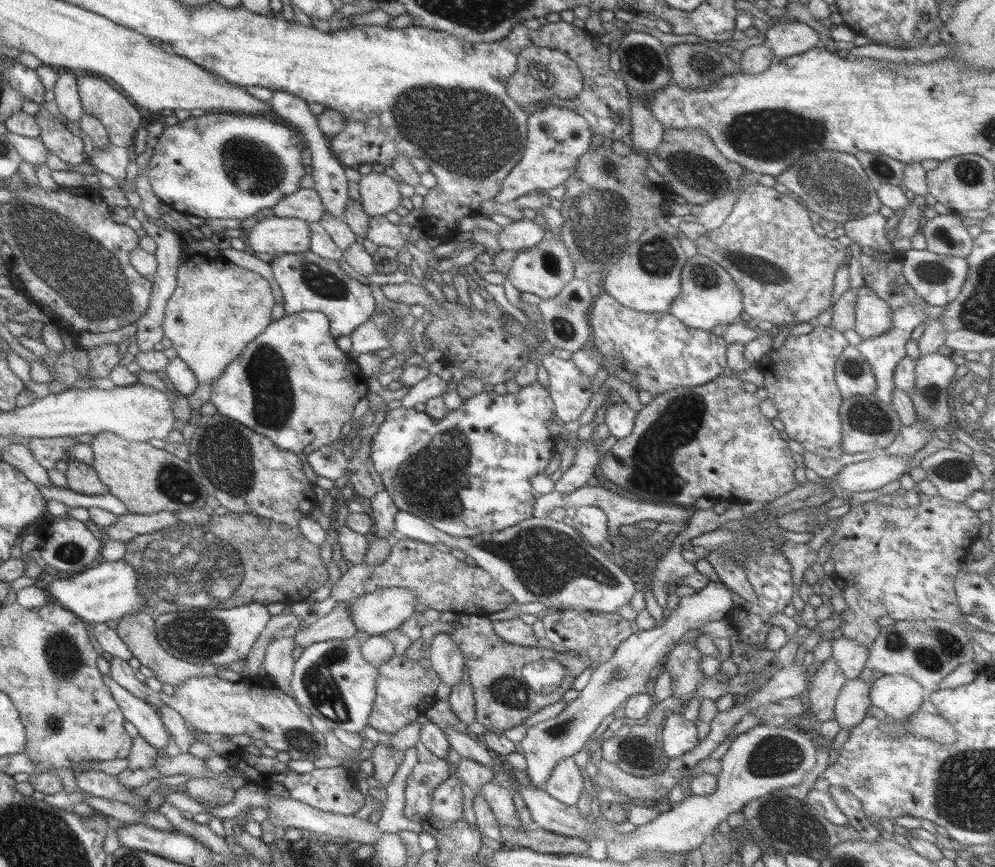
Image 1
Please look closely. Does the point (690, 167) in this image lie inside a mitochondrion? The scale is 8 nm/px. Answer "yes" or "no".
yes

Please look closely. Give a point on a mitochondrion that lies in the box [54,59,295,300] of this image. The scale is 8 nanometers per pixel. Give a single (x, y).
(257, 174)

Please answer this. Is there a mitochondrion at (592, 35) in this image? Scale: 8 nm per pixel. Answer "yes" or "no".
no

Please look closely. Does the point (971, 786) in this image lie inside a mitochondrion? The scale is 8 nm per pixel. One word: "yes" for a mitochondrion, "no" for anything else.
yes

